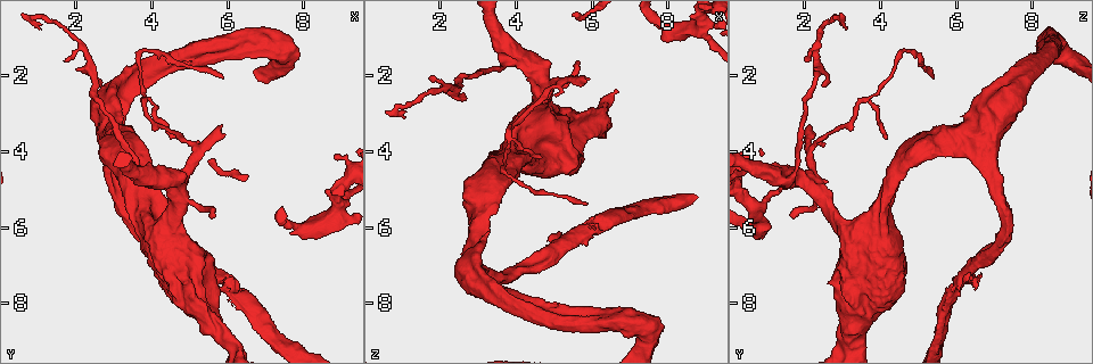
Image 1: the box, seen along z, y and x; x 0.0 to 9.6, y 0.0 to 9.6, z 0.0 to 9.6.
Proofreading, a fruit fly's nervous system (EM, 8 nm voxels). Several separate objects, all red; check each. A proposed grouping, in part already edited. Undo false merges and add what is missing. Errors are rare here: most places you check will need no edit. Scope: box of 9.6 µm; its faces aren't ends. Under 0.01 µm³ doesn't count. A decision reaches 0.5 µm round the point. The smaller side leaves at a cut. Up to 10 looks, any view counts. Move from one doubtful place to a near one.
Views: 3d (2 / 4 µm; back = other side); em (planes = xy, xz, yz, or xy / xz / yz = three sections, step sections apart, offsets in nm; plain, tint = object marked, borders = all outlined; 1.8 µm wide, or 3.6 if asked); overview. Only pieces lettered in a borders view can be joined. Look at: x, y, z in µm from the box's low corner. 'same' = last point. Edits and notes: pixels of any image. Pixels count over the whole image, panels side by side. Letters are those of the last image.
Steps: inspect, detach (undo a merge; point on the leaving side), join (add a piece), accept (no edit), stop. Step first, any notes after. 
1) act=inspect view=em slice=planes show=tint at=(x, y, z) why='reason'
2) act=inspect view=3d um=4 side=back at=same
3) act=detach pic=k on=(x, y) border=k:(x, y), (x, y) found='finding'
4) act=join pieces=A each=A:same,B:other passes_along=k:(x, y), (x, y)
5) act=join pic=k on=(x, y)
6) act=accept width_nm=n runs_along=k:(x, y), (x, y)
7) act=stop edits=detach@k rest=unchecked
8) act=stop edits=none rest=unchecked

act=inspect view=3d um=2 at=(8.75, 5.75, 0.75) why='three-way junction'

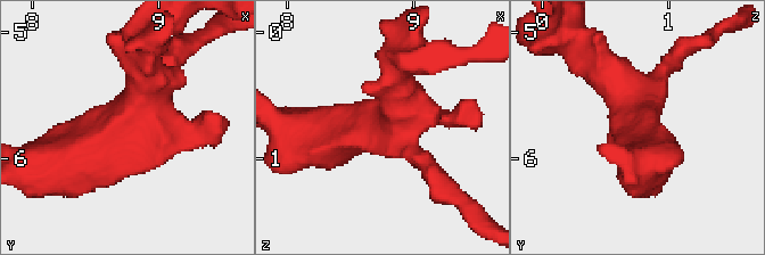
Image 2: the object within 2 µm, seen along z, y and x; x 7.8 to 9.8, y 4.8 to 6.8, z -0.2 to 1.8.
act=inspect view=em slice=planes show=tint at=(8.76, 5.68, 0.76) why='need the tissue'

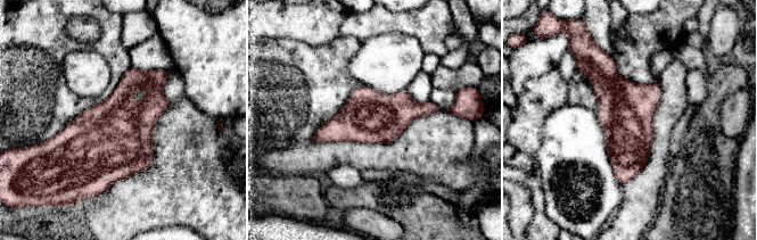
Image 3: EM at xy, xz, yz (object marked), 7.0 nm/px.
act=inspect view=em slice=planes show=borders at=same

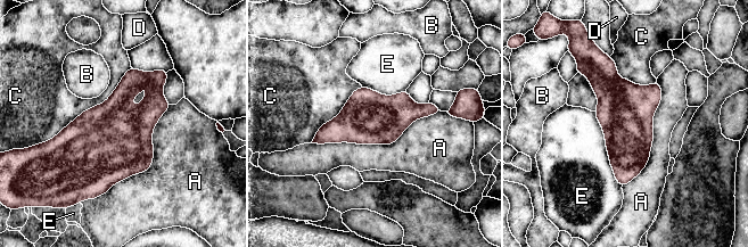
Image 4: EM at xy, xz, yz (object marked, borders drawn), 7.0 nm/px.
act=accept width_nm=380 longest_contact=A:950nm each=A:other,B:other,C:other,D:other,E:other found='all the same cell'

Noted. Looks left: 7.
act=inspect view=3d um=4 side=back at=(4.05, 4.70, 1.55) why='three-way junction'

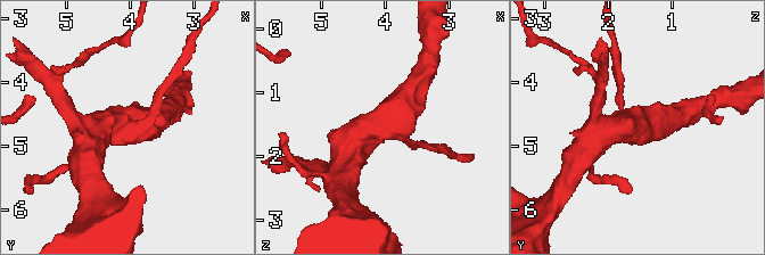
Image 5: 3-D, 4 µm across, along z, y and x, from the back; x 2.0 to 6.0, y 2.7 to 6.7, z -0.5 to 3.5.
act=inspect view=em slice=planes show=borders at=(4.05, 4.70, 1.55) arms=3

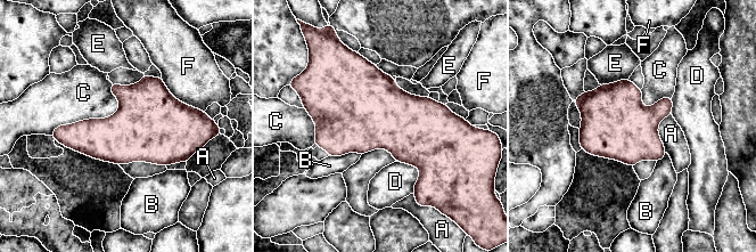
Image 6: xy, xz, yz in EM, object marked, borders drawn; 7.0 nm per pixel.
act=accept width_nm=480 each=A:other,B:other,C:other,D:other,E:other,F:other border=6:(112, 83), (113, 114), (50, 135) found='all the same cell'

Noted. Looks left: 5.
act=inspect view=em slice=planes show=plain at=(5.55, 8.50, 3.15) why='a fork'

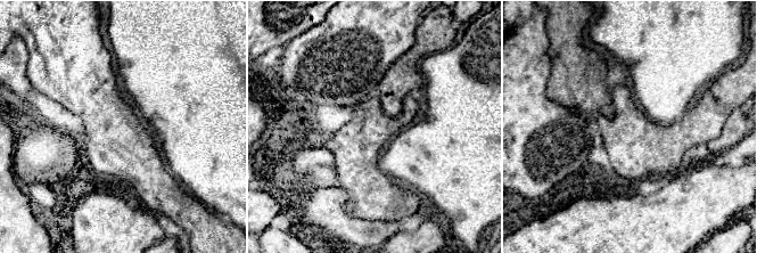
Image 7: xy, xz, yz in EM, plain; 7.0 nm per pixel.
act=inspect view=em slice=planes show=tint at=same

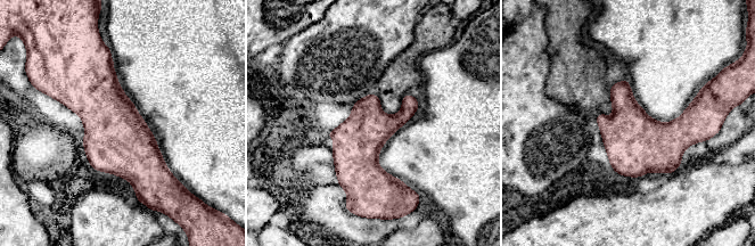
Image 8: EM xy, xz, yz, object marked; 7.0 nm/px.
act=inspect view=em slice=planes show=borders at=same why='see the neighbours'

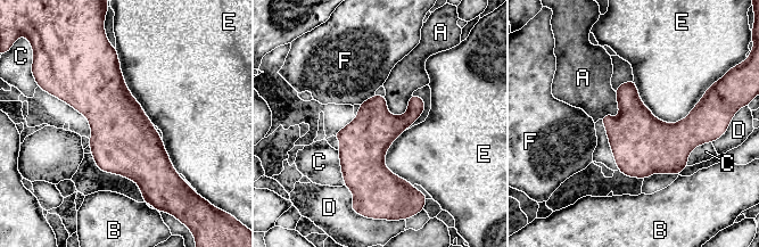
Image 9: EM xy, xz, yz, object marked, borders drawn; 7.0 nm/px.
act=accept each=A:other,B:other,C:other,D:other,E:other,F:other border=9:(412, 96), (404, 113), (387, 110) found='all the same cell'

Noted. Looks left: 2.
act=inspect view=3d um=4 at=(2.75, 3.60, 6.50) why='sharp bend'

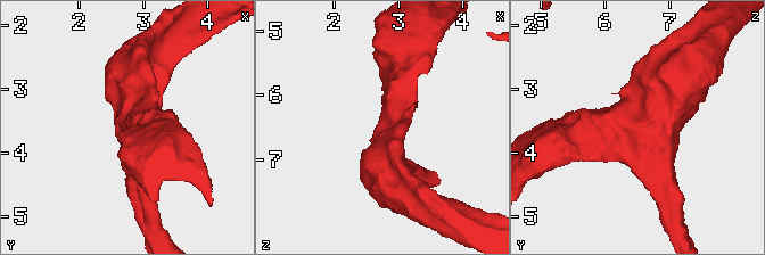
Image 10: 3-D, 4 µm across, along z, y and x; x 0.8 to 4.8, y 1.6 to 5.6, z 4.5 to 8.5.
act=inspect view=em um=3.6 slice=planes show=borders at=(2.80, 3.60, 6.50) why='shape alone is not enough'

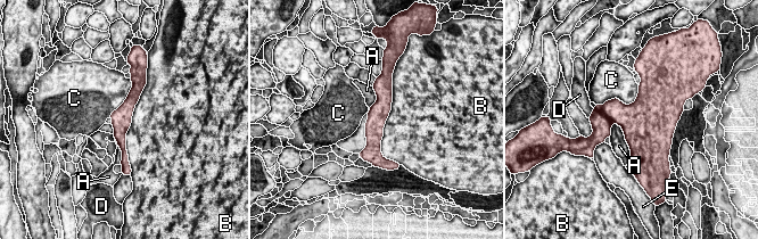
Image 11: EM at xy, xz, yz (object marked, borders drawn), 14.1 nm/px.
act=accept width_nm=280 longest_contact=B:1100nm each=A:other,B:other,C:other,D:other,E:other found='all the same cell'

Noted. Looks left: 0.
act=stop edits=none rest=unchecked

